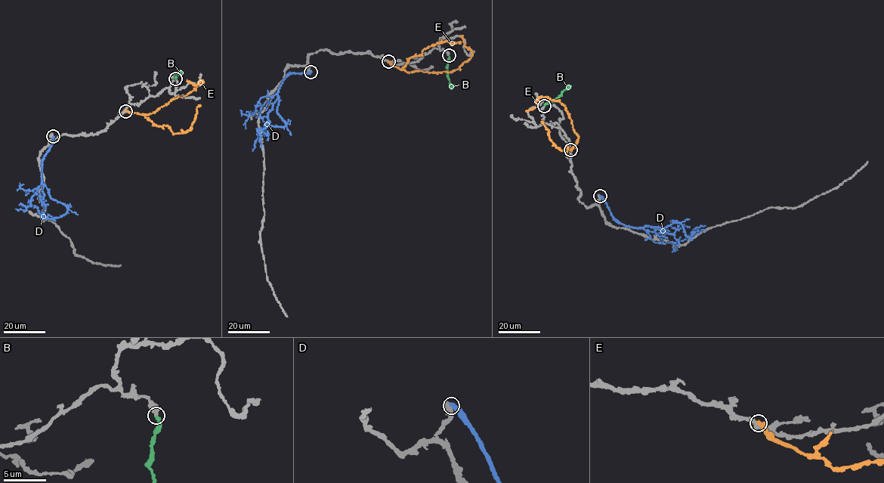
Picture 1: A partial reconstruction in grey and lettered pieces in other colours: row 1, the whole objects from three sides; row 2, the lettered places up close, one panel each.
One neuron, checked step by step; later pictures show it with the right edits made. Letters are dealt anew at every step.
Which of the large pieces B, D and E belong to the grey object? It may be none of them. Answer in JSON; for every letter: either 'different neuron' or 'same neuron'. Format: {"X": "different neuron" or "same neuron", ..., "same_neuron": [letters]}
{"B": "same neuron", "D": "different neuron", "E": "different neuron", "same_neuron": ["B"]}

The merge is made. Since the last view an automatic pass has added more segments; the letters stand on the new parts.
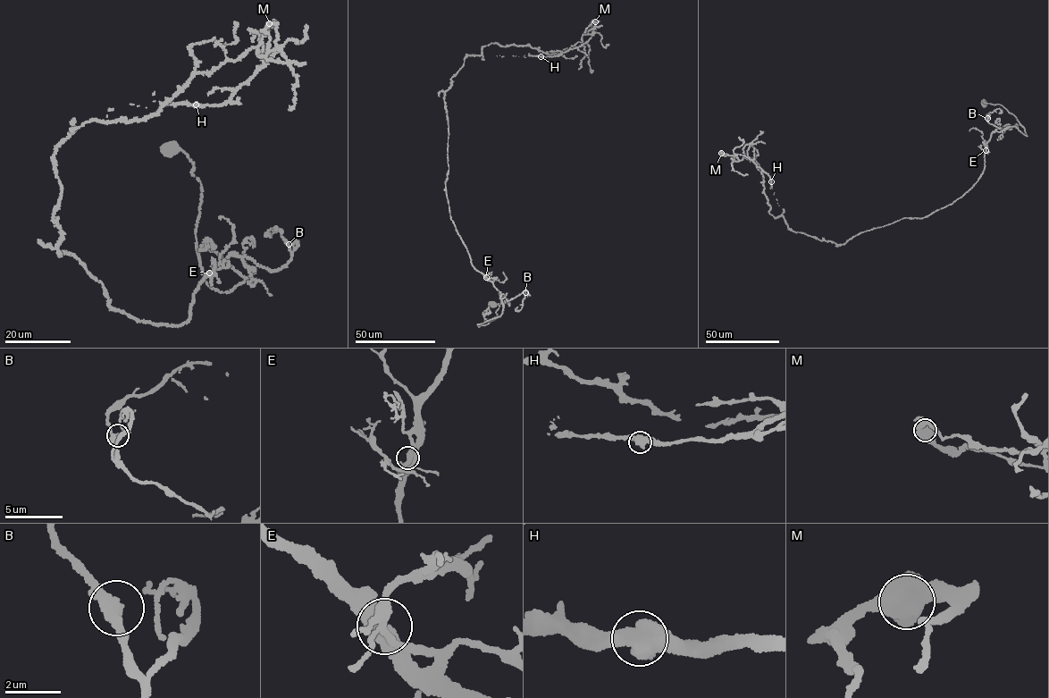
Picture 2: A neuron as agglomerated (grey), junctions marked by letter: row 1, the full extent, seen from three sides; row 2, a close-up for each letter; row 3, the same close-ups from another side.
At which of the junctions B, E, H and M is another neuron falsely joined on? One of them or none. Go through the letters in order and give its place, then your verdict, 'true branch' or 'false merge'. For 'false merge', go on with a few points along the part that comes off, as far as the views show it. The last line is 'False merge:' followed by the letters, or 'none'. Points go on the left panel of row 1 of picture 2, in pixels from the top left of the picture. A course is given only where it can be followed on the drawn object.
B: place (289, 244); true branch
E: place (209, 273); true branch
H: place (196, 105); true branch
M: place (269, 23); false merge; course (269, 23), (276, 26), (279, 50), (225, 103), (203, 106), (154, 101), (146, 107), (130, 105), (102, 121)
False merge: M

